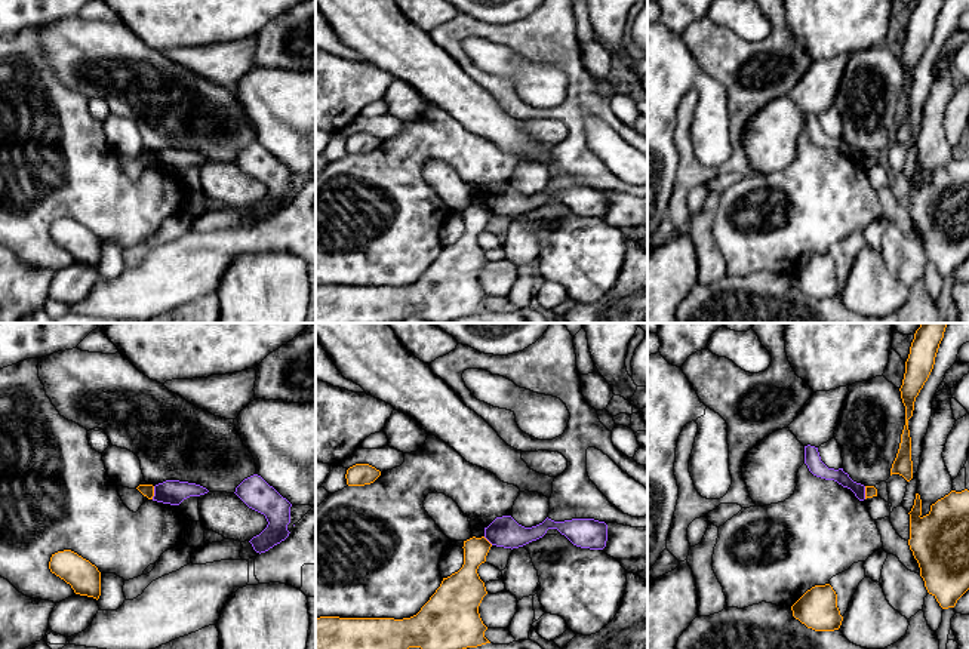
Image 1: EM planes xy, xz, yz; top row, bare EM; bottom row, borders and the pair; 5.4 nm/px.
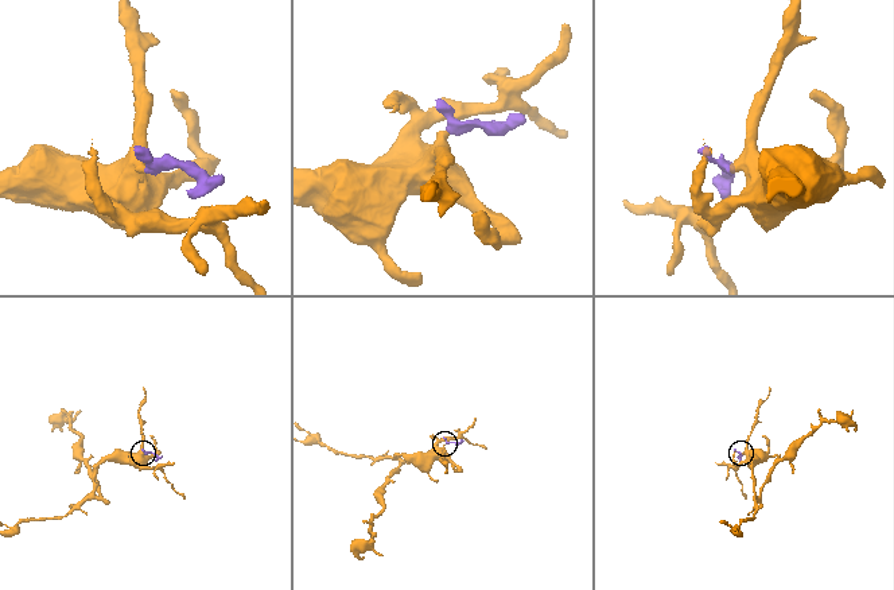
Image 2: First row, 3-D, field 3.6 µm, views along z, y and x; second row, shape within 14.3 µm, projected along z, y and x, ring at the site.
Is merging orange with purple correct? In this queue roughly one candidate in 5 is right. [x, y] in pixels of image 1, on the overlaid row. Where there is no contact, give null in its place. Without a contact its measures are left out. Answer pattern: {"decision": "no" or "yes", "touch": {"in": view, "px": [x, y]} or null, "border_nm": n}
{"decision": "no", "touch": {"in": "xy", "px": [153, 492]}, "border_nm": 70}

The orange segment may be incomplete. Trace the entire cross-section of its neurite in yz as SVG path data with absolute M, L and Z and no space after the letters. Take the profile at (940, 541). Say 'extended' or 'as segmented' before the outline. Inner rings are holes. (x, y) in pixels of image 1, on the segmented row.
as segmented; M951 490L944 498L930 505L930 511L922 514L922 499L916 493L914 505L910 514L910 539L908 545L920 568L920 576L925 587L942 609L954 608L957 600L969 590L969 490Z

